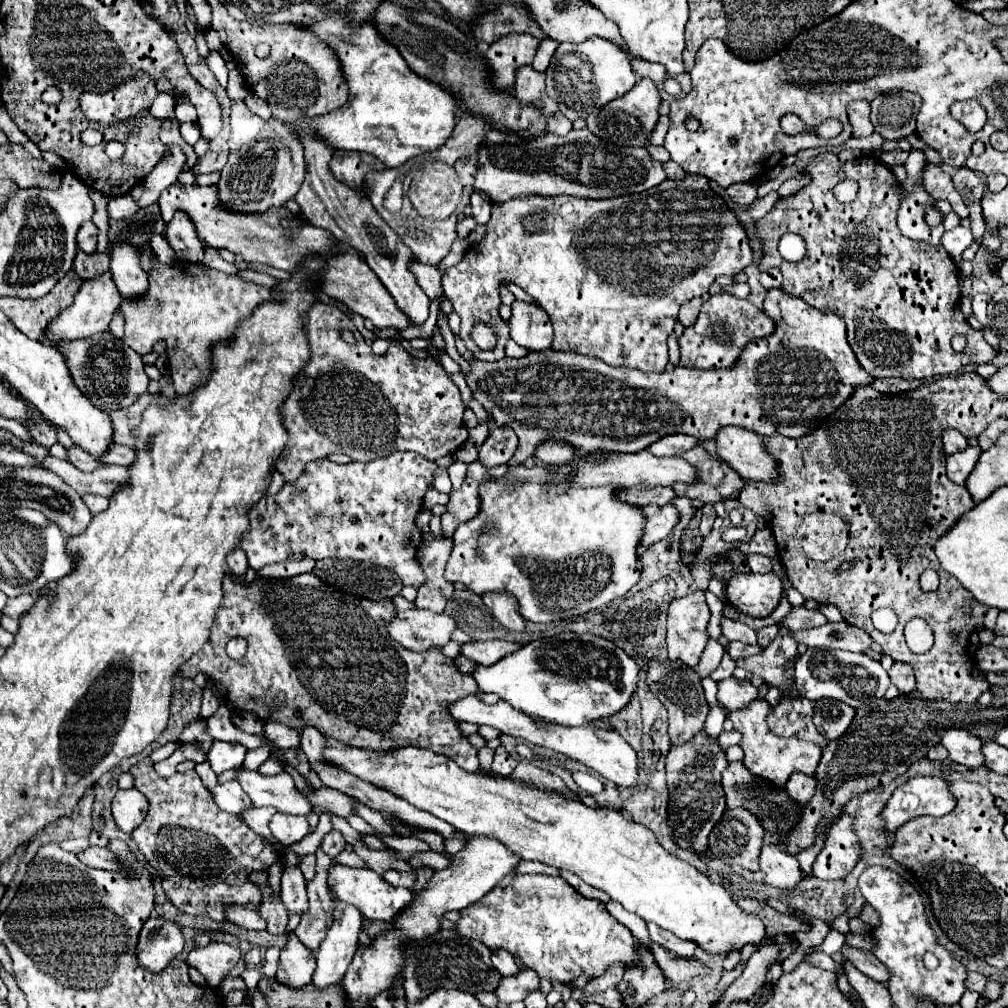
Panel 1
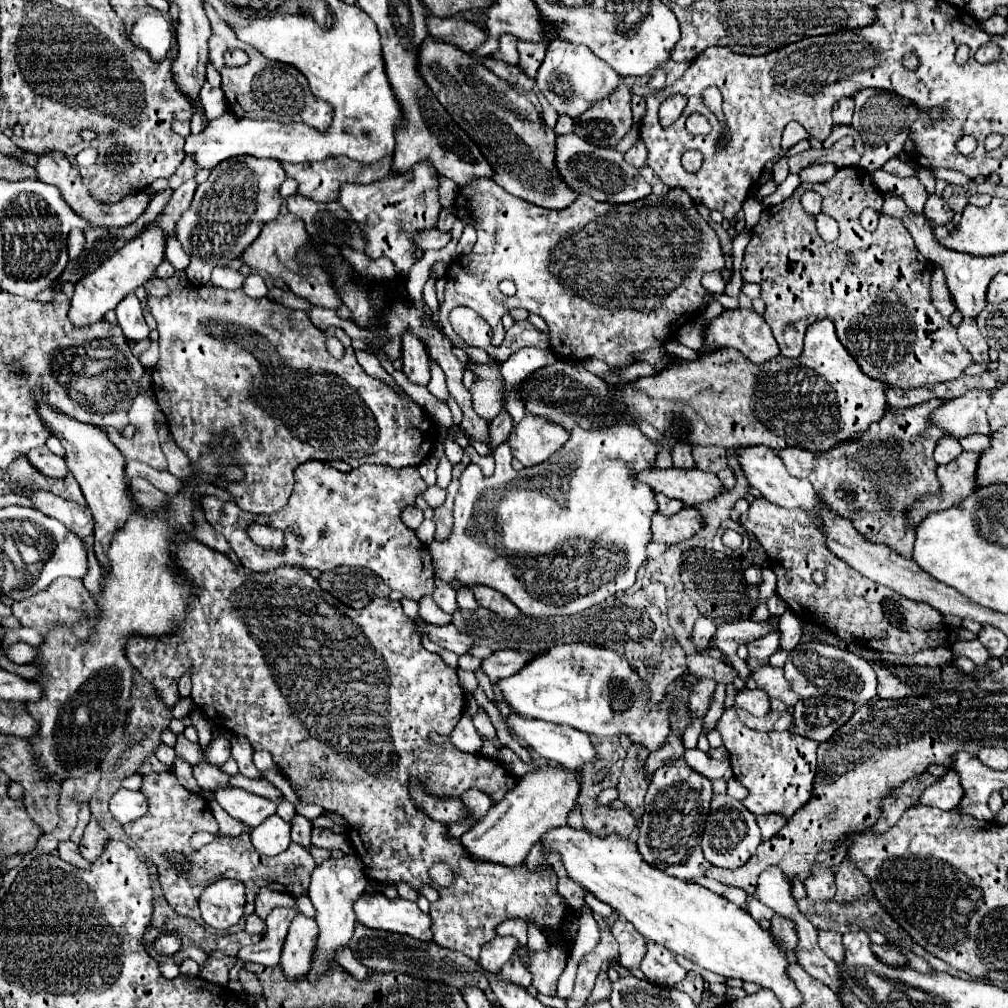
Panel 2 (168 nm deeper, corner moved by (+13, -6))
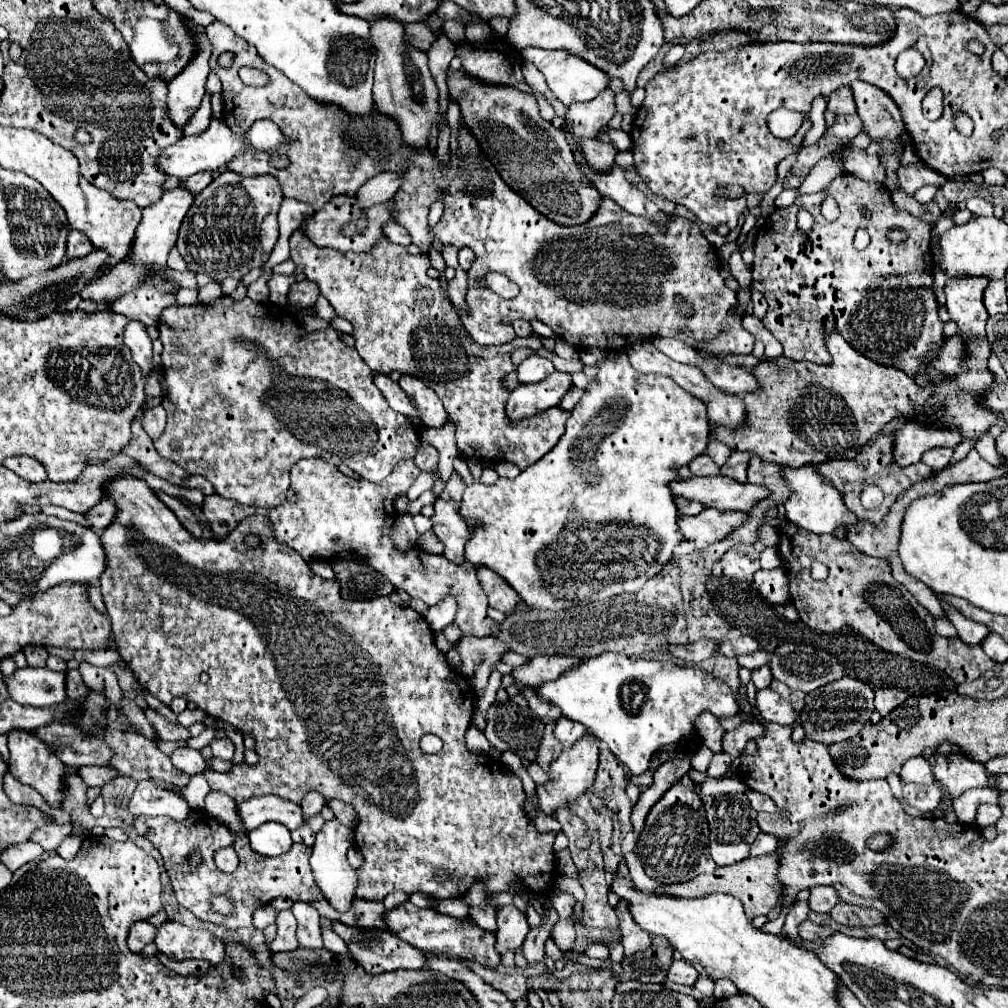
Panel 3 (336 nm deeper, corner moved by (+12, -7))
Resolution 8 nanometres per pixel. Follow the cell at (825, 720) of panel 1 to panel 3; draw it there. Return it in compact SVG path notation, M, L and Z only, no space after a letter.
M844 676L842 680L834 680L824 688L810 692L800 712L800 720L810 740L830 746L854 738L862 730L862 726L870 720L872 710L874 710L874 690L856 678Z

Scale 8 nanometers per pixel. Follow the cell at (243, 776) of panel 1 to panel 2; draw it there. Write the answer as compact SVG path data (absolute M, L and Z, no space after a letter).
M203 761L199 765L195 765L193 771L195 771L195 779L197 779L199 787L205 791L211 791L211 793L215 793L221 787L227 787L231 781L231 775L227 775L219 767L211 767L209 763L203 763Z

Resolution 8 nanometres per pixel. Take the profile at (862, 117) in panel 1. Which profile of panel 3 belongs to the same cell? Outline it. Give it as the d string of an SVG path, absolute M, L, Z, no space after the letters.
M848 86L834 90L828 98L828 110L834 112L834 114L854 114L856 104L854 104L854 98L852 98L852 90Z

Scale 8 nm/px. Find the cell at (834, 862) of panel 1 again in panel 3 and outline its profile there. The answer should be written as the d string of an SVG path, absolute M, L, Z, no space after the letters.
M816 886L810 890L810 910L814 912L830 912L832 906L838 902L838 894L834 888L828 886Z

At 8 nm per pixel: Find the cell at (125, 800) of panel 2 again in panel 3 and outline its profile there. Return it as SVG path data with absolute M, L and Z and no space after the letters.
M146 780L146 782L138 782L134 796L128 804L130 814L140 816L170 816L176 822L182 822L188 818L188 814L192 812L192 808L188 806L188 802L160 786L156 786L154 782Z

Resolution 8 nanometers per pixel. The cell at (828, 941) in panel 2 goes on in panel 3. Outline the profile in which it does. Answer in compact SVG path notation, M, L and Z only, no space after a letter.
M804 920L800 926L798 926L798 934L802 940L824 940L828 938L828 934L832 934L834 930L830 930L828 926L816 926L814 922L810 920Z

